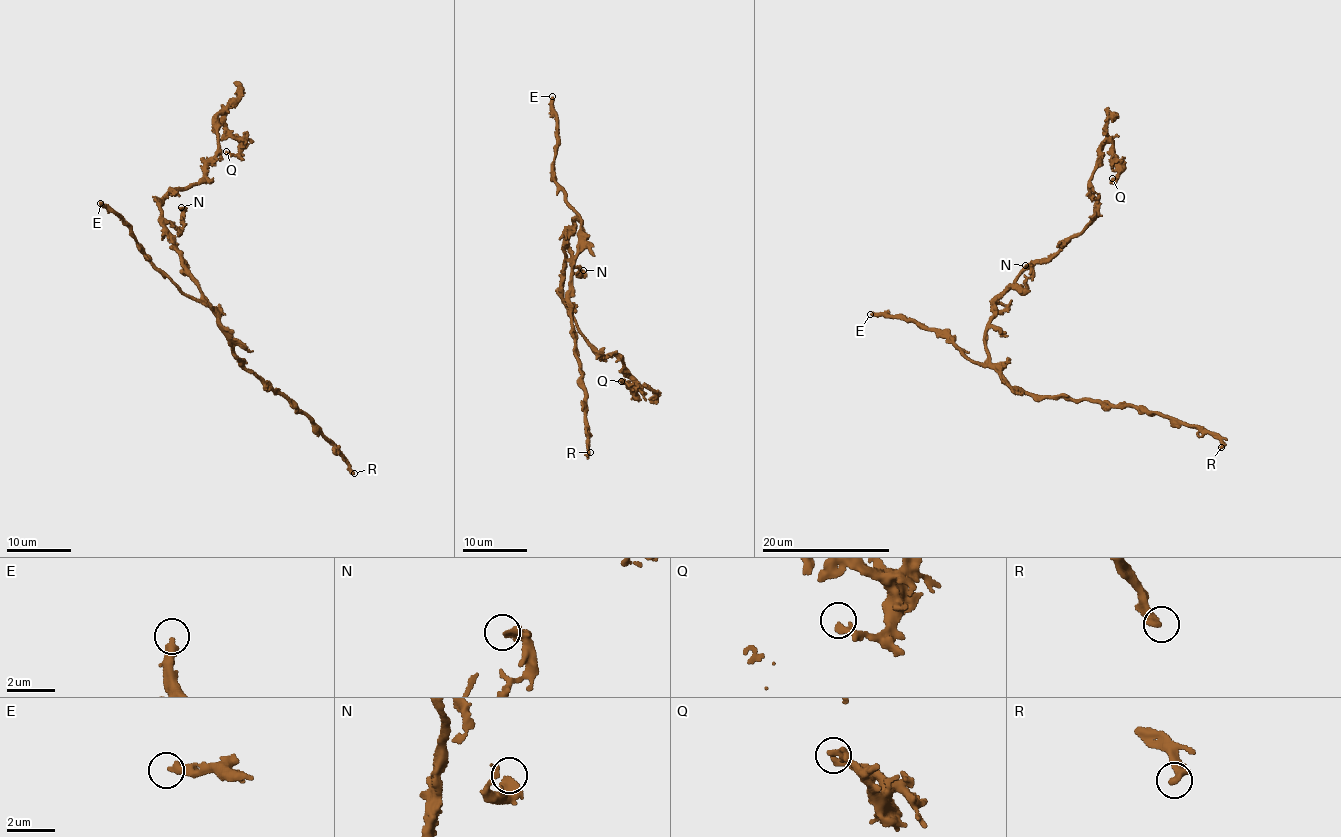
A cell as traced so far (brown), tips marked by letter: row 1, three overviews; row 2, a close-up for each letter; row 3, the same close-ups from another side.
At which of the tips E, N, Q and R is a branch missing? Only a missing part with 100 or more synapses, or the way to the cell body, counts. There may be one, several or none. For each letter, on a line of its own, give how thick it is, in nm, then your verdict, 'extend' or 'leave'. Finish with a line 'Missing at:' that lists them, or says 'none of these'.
E: 380 nm thick; extend
N: 380 nm thick; leave
Q: 240 nm thick; leave
R: 400 nm thick; leave
Missing at: E

